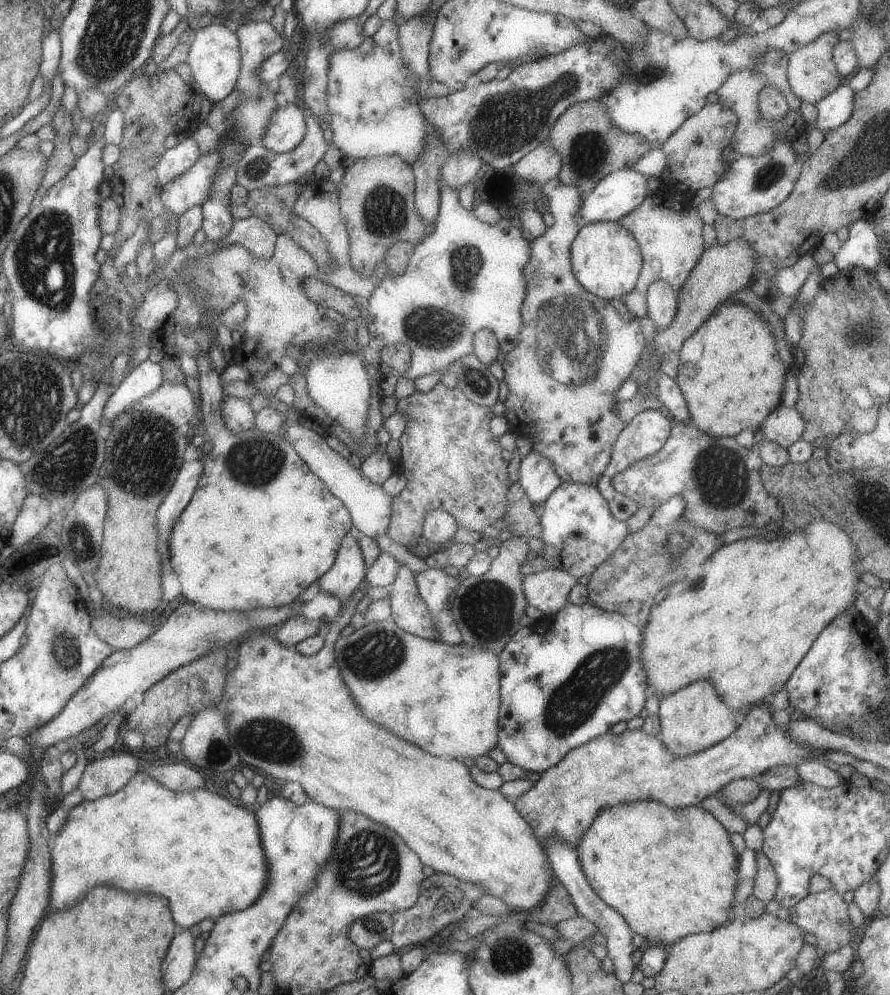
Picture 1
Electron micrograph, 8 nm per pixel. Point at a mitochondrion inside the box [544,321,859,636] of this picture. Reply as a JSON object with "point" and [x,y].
{"point":[713,470]}

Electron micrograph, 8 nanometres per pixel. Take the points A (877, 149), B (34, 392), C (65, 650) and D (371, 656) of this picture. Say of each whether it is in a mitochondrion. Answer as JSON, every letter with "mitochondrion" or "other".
{"A":"mitochondrion","B":"mitochondrion","C":"mitochondrion","D":"mitochondrion"}

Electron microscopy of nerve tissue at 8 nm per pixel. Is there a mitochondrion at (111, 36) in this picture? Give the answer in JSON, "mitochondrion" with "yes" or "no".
{"mitochondrion":"yes"}

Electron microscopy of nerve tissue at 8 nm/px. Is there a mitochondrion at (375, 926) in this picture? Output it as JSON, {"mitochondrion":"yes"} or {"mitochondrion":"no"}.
{"mitochondrion":"yes"}

